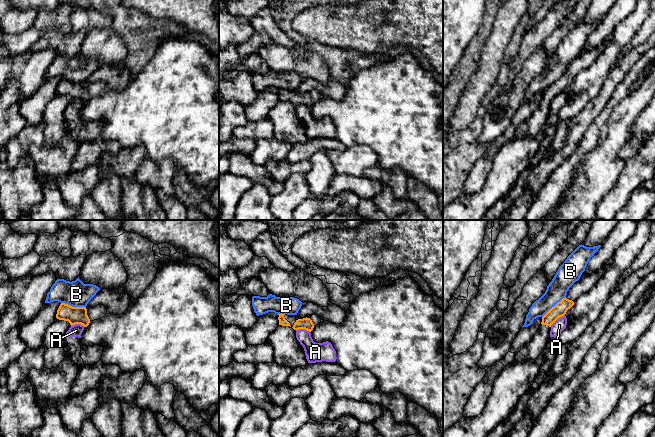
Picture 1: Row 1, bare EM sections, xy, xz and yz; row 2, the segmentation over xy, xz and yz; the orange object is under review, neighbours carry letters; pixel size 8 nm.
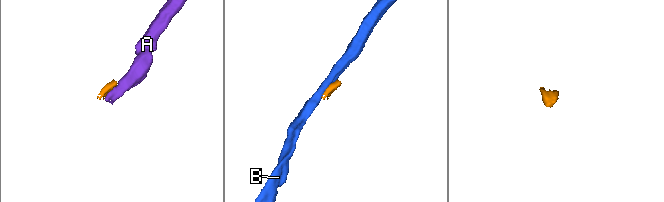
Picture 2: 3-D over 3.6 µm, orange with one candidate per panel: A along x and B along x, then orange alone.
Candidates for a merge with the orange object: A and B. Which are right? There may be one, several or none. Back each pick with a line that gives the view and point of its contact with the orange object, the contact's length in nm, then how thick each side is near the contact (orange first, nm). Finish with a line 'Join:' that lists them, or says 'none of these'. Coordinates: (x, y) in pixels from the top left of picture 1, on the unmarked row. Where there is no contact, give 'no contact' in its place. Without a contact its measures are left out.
Join: none of these

